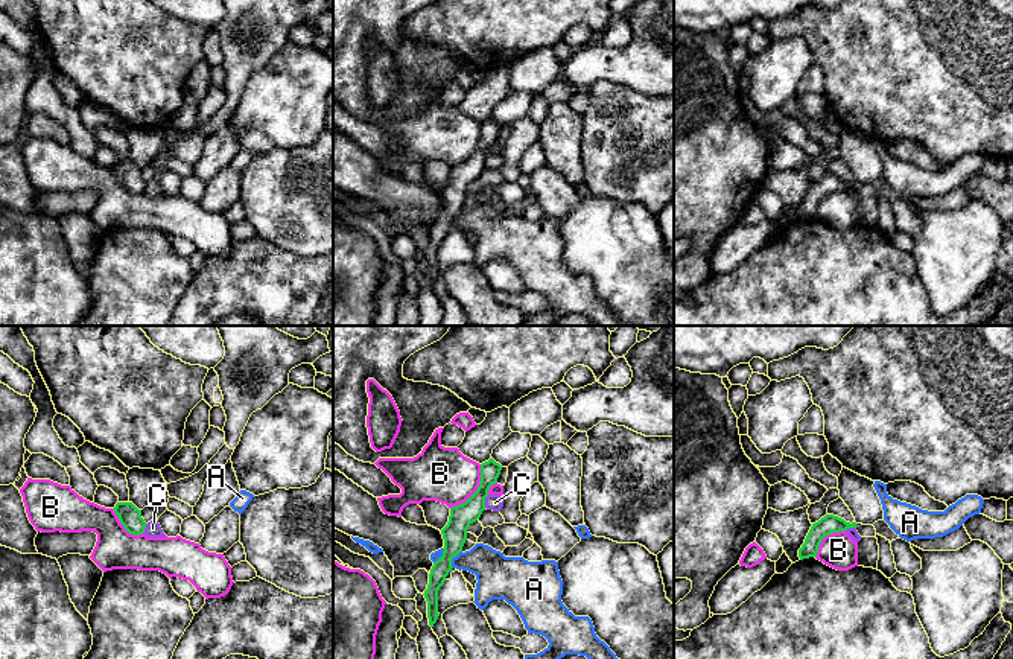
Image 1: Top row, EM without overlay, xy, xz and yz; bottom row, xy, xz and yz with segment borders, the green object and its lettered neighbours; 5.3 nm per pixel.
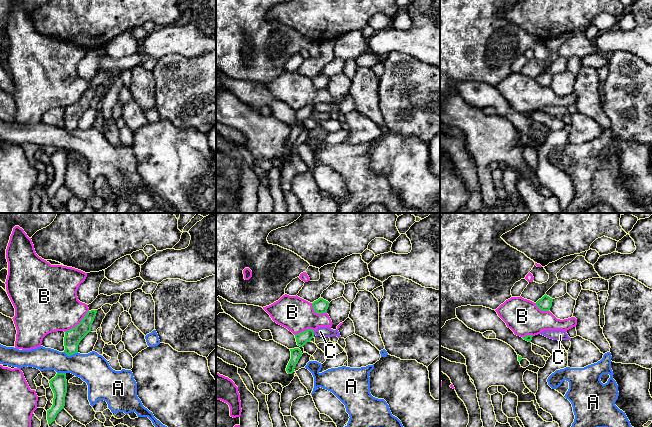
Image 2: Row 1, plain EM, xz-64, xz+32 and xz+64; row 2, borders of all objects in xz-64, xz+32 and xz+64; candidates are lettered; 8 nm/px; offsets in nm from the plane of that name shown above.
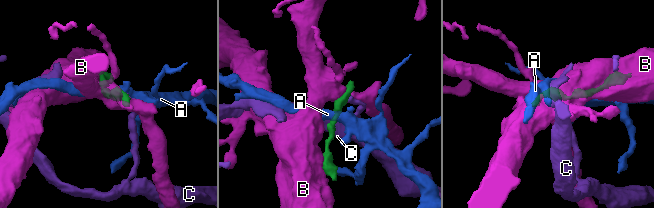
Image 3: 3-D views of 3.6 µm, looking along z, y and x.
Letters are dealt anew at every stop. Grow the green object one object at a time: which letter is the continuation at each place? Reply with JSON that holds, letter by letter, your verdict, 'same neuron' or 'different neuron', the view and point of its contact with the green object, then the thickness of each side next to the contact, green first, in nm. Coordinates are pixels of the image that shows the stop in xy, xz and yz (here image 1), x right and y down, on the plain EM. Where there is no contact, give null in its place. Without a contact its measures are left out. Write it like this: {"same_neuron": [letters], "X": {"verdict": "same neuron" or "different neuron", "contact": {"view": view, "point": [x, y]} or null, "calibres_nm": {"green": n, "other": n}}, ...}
{"same_neuron": [], "A": {"verdict": "different neuron", "contact": {"view": "xz", "point": [452, 216]}, "calibres_nm": {"green": 130, "other": 220}}, "B": {"verdict": "different neuron", "contact": {"view": "xz", "point": [476, 149]}, "calibres_nm": {"green": 120, "other": 300}}, "C": {"verdict": "different neuron", "contact": {"view": "xz", "point": [484, 160]}, "calibres_nm": {"green": 130, "other": 90}}}

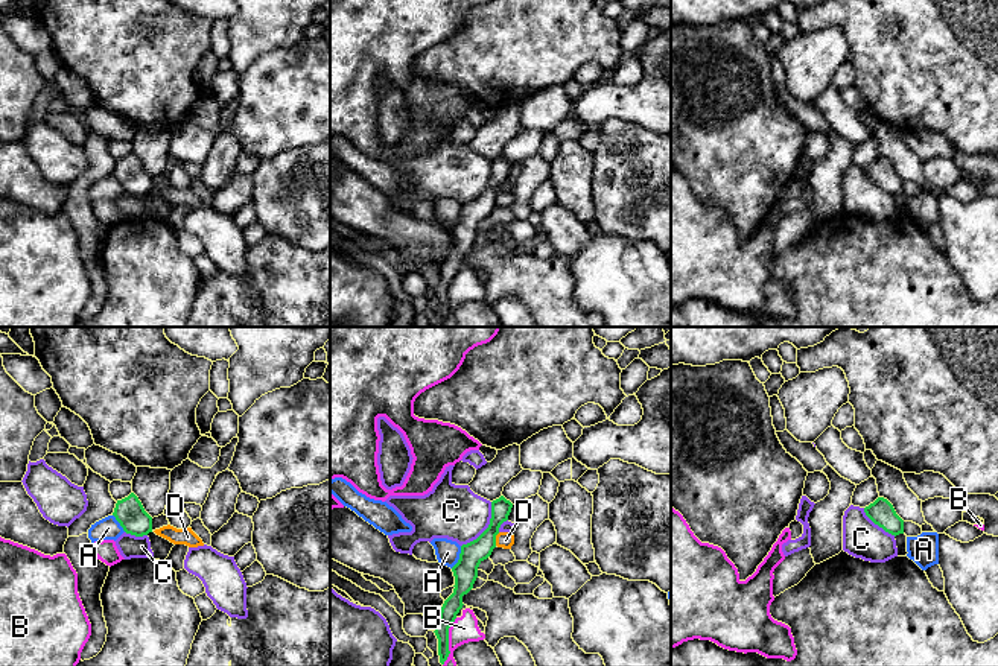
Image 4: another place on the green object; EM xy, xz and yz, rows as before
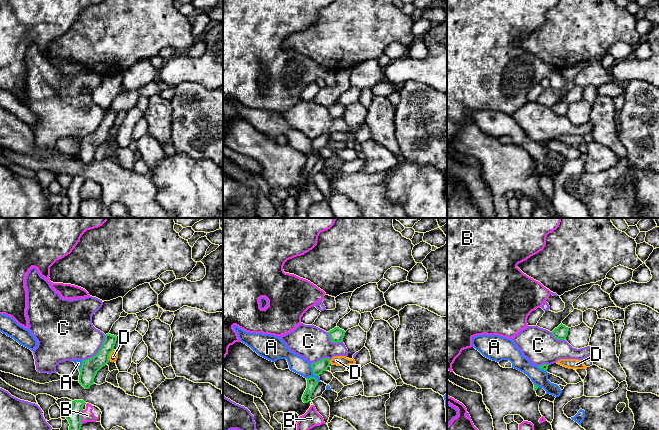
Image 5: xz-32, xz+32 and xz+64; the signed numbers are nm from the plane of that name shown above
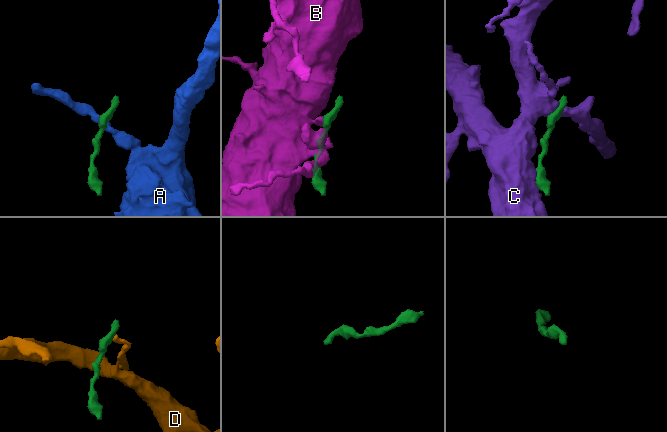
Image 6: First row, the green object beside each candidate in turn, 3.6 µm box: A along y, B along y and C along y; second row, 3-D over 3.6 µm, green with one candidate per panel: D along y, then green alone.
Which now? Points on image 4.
{"same_neuron": [], "A": {"verdict": "different neuron", "contact": {"view": "xz", "point": [460, 216]}, "calibres_nm": {"green": 130, "other": 130}}, "B": {"verdict": "different neuron", "contact": {"view": "xz", "point": [448, 301]}, "calibres_nm": {"green": 90, "other": 140}}, "C": {"verdict": "different neuron", "contact": {"view": "xz", "point": [487, 187]}, "calibres_nm": {"green": 120, "other": 300}}, "D": {"verdict": "different neuron", "contact": {"view": "xz", "point": [495, 198]}, "calibres_nm": {"green": 130, "other": 90}}}

